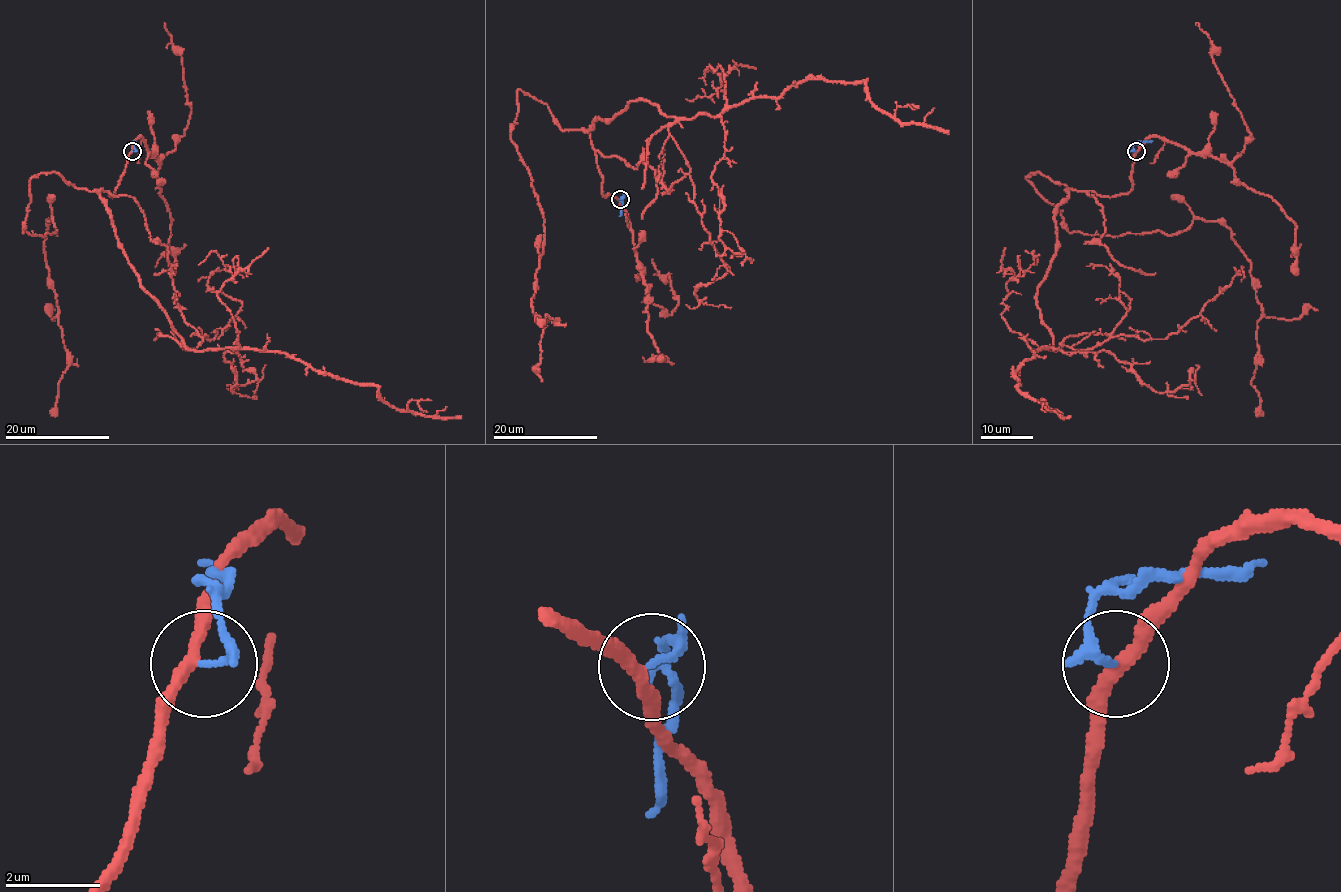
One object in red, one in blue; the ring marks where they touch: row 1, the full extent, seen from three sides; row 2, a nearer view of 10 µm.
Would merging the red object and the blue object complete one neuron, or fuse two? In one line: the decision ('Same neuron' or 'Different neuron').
Different neuron

